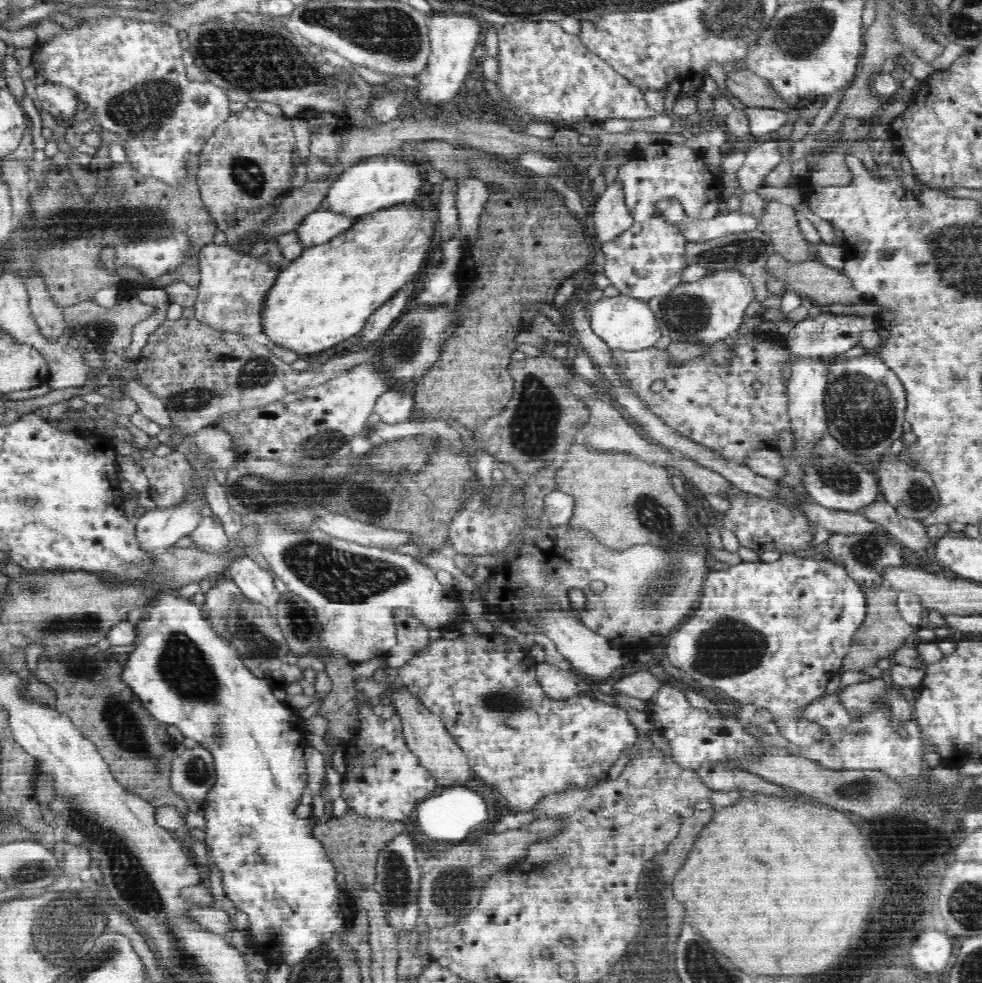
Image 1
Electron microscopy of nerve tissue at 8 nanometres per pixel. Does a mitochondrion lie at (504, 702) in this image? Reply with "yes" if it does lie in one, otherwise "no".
yes

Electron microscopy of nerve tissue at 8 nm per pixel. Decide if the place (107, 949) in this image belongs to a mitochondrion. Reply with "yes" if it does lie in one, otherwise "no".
yes

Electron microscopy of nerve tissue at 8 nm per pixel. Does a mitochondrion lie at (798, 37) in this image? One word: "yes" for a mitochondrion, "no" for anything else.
yes

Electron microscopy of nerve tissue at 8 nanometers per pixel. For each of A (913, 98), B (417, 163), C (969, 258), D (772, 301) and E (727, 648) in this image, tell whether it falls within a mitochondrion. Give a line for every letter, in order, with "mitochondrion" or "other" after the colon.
A: other
B: other
C: mitochondrion
D: other
E: mitochondrion

